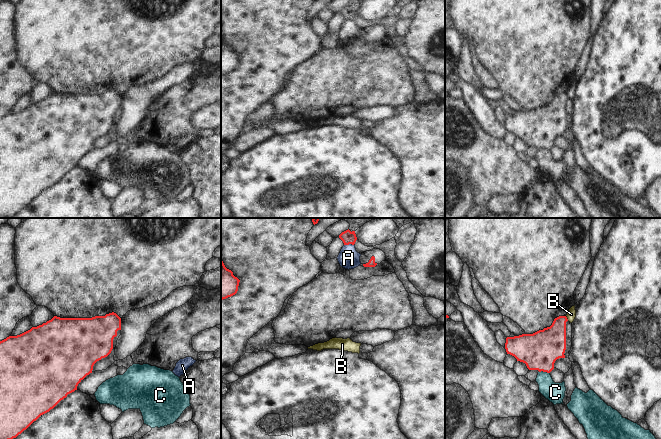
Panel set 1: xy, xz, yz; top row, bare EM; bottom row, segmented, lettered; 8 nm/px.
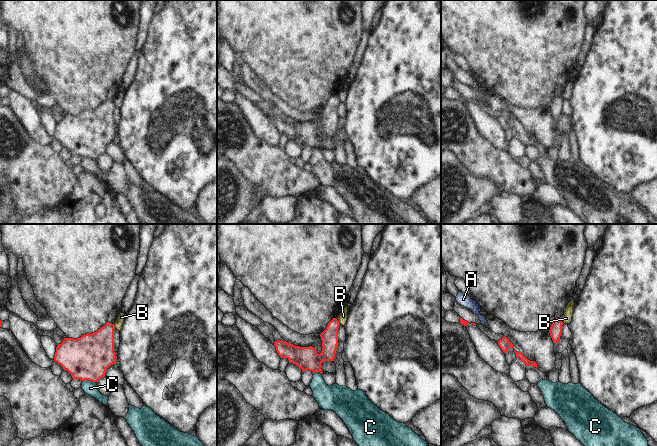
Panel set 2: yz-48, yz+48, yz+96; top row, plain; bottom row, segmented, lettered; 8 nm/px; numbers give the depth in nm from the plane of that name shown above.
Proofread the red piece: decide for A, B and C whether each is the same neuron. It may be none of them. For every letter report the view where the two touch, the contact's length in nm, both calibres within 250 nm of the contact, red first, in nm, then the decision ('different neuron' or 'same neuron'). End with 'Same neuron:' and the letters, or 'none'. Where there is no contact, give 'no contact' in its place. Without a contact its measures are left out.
A: contact in xz; length 80 nm; calibres 110 and 170 nm; different neuron
B: contact in yz; length 50 nm; calibres 260 and 70 nm; different neuron
C: contact in yz; length 90 nm; calibres 300 and 160 nm; different neuron
Same neuron: none

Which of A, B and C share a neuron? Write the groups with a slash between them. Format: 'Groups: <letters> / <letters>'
Groups: A B / C.

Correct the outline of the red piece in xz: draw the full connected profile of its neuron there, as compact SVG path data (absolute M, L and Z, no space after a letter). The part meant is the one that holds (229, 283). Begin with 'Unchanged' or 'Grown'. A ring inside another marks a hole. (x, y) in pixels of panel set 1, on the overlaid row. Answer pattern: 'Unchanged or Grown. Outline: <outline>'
Unchanged. Outline: M221 258L221 300L235 295L238 291L240 280L227 269Z

